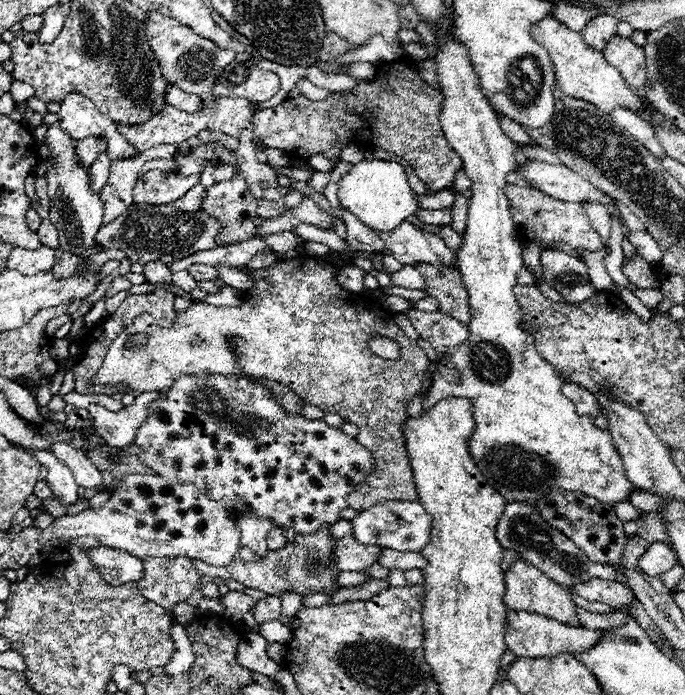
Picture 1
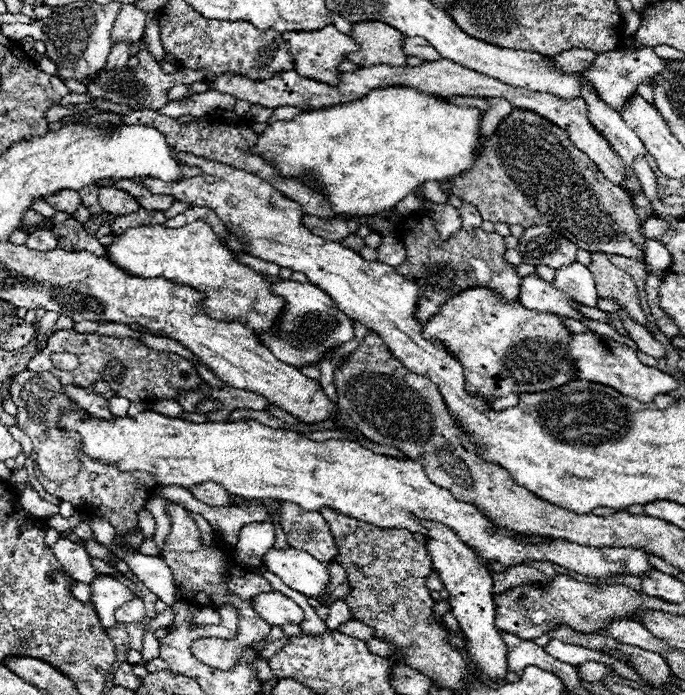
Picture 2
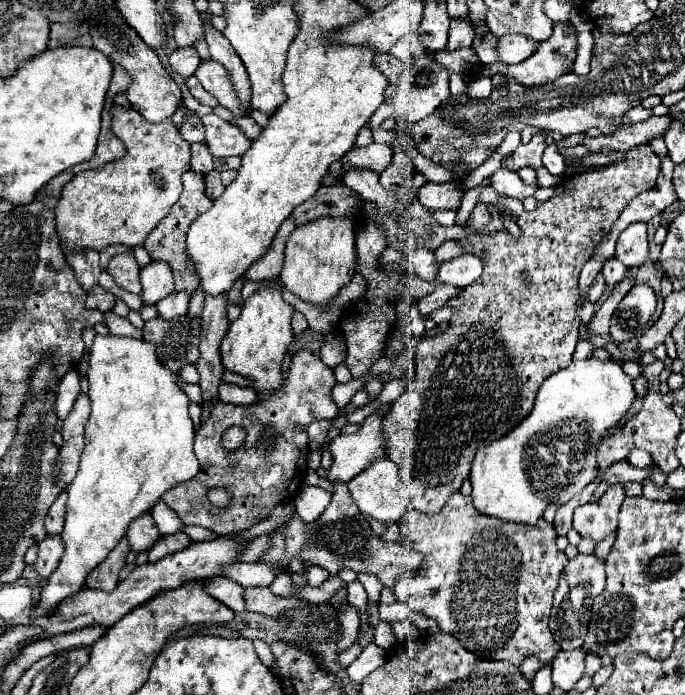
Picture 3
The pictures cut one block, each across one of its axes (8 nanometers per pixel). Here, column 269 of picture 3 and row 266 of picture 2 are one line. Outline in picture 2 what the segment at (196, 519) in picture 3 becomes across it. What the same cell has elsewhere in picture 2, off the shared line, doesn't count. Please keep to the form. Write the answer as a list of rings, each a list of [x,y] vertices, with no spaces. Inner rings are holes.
[[[418,214],[416,218],[408,218],[404,224],[404,246],[416,248],[416,258],[406,258],[404,264],[396,268],[396,272],[418,282],[420,300],[416,316],[422,324],[436,316],[448,298],[464,292],[466,288],[486,286],[502,294],[506,300],[516,300],[520,294],[522,278],[516,274],[516,266],[504,260],[504,238],[496,232],[488,234],[480,228],[474,232],[458,230],[448,240],[440,240],[434,220]]]

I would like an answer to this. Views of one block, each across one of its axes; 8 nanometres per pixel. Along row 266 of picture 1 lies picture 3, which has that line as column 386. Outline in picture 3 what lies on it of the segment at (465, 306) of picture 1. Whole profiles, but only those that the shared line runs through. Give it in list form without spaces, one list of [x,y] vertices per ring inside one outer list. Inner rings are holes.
[[[640,146],[636,150],[630,150],[626,160],[612,162],[612,164],[600,168],[600,170],[594,170],[594,172],[586,172],[586,174],[578,174],[578,176],[566,176],[564,182],[560,186],[556,186],[556,192],[554,192],[554,196],[550,200],[540,202],[536,210],[526,212],[526,214],[522,214],[518,218],[518,226],[522,230],[522,238],[516,240],[508,232],[494,232],[494,234],[484,234],[482,236],[482,242],[484,242],[484,272],[482,272],[480,280],[474,282],[472,286],[466,286],[458,298],[450,300],[450,306],[458,308],[458,314],[452,318],[452,326],[444,334],[440,334],[440,336],[424,338],[420,342],[420,346],[416,348],[416,376],[414,376],[412,388],[406,390],[392,404],[392,410],[382,420],[382,430],[384,430],[384,438],[386,438],[386,444],[384,444],[386,456],[398,466],[400,478],[408,484],[408,488],[414,490],[410,508],[414,508],[418,512],[424,512],[424,514],[436,514],[436,512],[440,512],[440,508],[448,502],[448,498],[454,492],[458,492],[460,486],[462,486],[462,482],[470,476],[470,464],[474,460],[474,452],[480,446],[488,446],[490,442],[494,442],[494,440],[502,438],[504,434],[508,434],[508,430],[516,428],[530,414],[540,384],[550,374],[554,374],[556,370],[562,370],[562,368],[570,366],[574,348],[578,344],[578,328],[580,328],[580,320],[578,320],[578,298],[580,298],[578,276],[580,276],[580,270],[590,260],[590,256],[594,254],[596,244],[610,232],[612,224],[616,222],[616,218],[620,216],[620,212],[628,206],[628,202],[636,194],[652,188],[656,184],[658,174],[660,174],[660,158],[654,154],[654,150],[650,146]],[[524,272],[528,272],[528,276],[530,276],[530,286],[522,284],[522,274]]]

